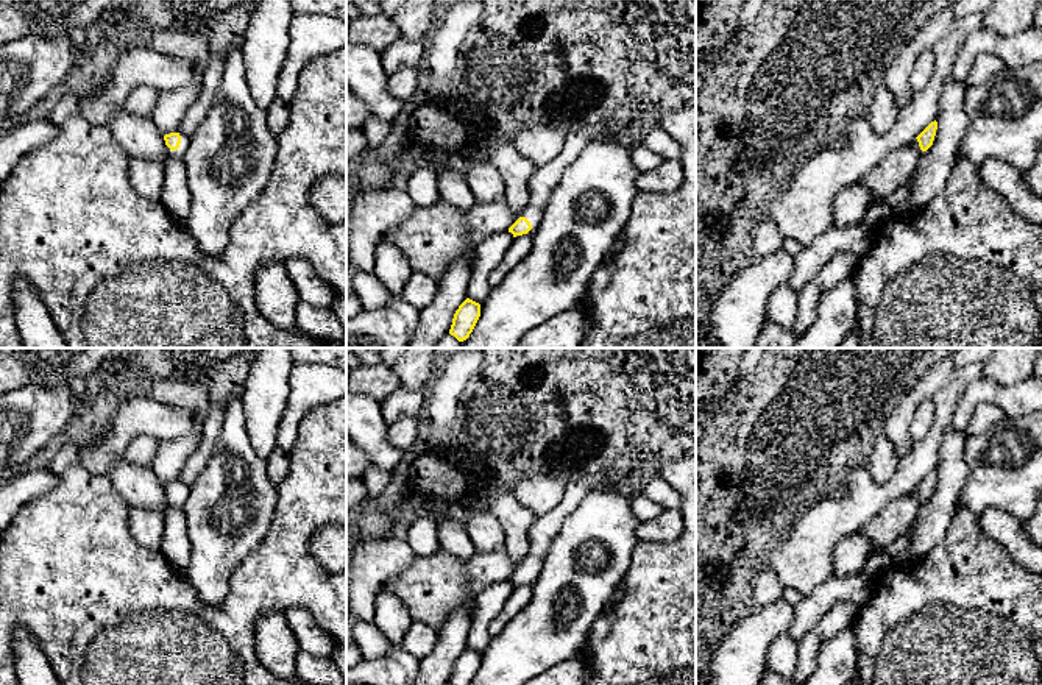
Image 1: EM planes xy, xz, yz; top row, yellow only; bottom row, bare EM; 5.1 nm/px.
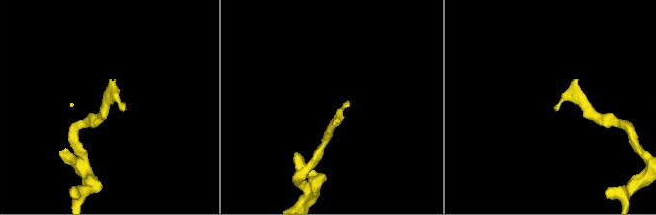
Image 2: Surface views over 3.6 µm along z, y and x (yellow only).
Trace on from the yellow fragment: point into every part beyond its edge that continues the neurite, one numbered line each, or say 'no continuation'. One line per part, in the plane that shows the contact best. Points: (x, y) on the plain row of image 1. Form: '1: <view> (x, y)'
1: xy (184, 493)

